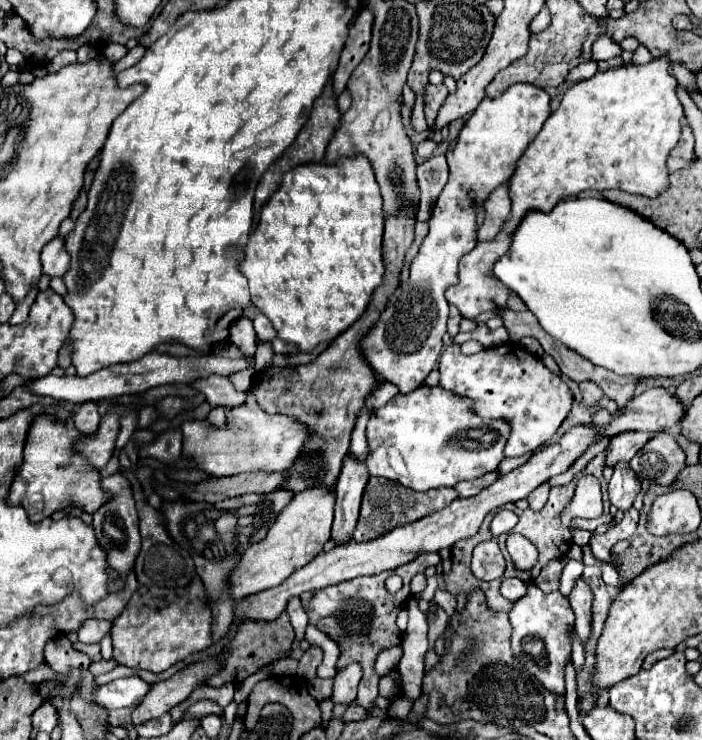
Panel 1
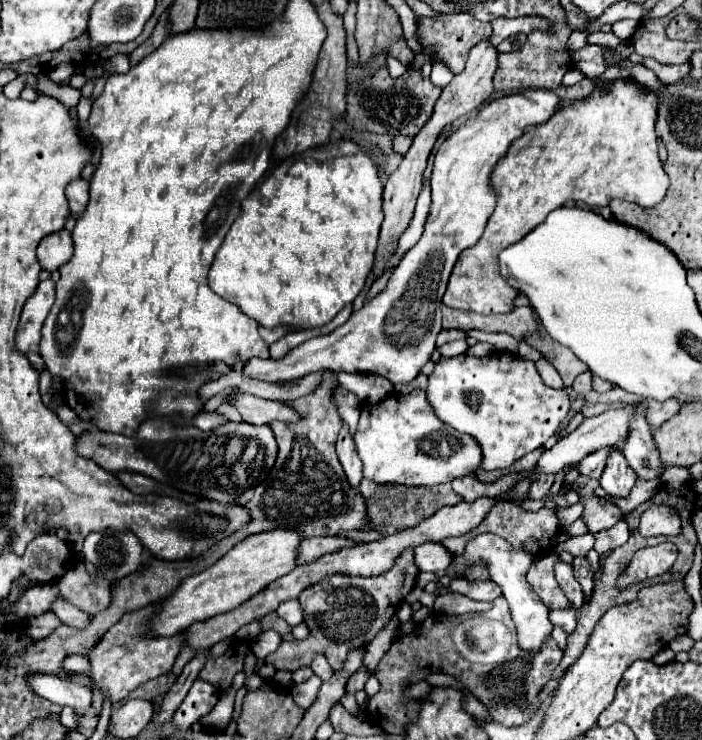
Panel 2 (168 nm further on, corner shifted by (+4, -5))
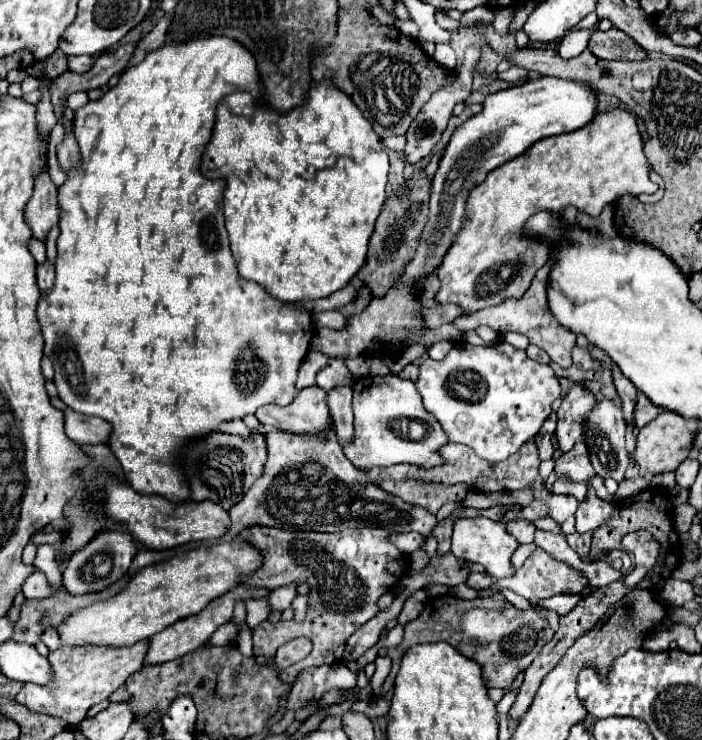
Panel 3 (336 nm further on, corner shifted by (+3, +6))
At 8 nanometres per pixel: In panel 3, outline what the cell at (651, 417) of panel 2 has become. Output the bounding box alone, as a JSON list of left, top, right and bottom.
[635,392,659,428]

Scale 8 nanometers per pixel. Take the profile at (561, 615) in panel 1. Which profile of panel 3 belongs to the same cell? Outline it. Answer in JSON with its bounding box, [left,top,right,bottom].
[451,516,519,578]

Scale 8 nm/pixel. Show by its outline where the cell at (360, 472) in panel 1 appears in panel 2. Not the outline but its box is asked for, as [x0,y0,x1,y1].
[336,423,362,489]

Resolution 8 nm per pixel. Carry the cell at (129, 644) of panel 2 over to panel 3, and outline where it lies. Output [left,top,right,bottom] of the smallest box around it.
[17,640,149,724]

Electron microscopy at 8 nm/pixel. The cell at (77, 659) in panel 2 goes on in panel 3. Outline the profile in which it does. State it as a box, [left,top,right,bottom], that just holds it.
[41,627,60,651]

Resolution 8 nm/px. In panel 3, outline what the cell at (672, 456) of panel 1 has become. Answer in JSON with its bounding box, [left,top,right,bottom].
[613,368,637,430]

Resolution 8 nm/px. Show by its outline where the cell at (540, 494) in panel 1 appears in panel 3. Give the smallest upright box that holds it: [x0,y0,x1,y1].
[537,436,553,462]

